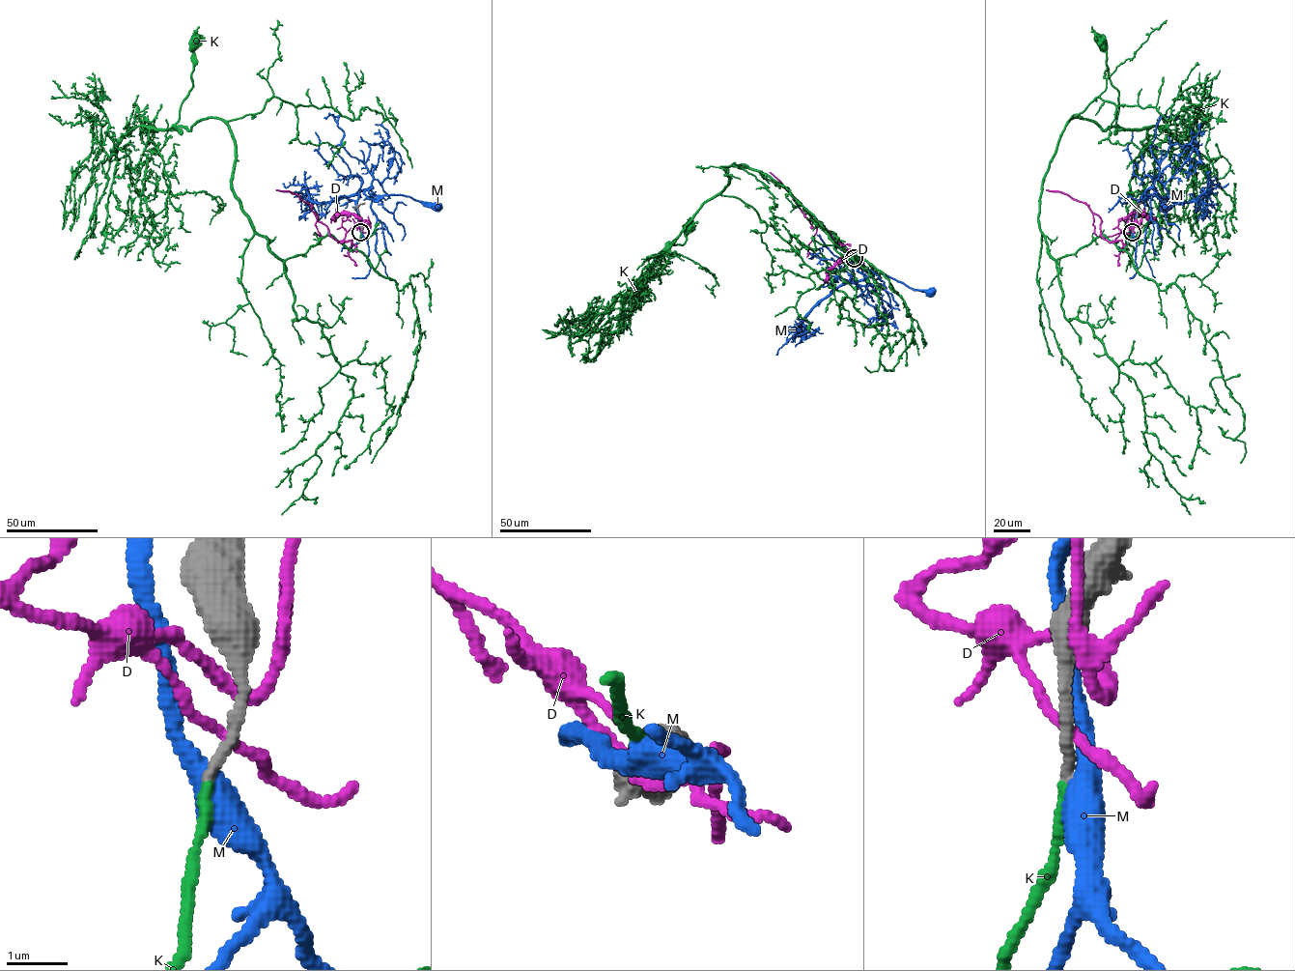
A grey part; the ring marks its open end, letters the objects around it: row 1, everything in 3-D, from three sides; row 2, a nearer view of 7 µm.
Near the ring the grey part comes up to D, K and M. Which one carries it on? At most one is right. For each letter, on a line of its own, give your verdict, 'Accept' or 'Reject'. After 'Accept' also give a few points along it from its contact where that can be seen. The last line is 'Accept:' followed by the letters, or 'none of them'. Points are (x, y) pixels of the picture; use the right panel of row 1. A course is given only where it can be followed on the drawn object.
D: Reject
K: Accept. Its course: (1132, 232), (1123, 249), (1100, 235), (1055, 260), (1038, 221), (1064, 126), (1116, 127), (1101, 41)
M: Reject
Accept: K

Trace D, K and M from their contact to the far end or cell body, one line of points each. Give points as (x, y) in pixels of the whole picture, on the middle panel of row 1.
D: (855, 258), (823, 227), (811, 227), (793, 196), (770, 172)
K: (854, 258), (778, 183), (743, 164), (725, 169), (728, 183), (668, 242), (682, 244), (689, 227)
M: (855, 258), (849, 263), (853, 271), (850, 281), (861, 281), (865, 271), (885, 273), (914, 290), (930, 291)

